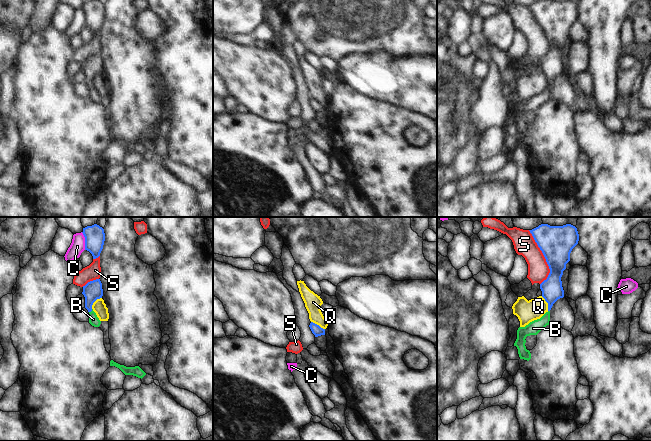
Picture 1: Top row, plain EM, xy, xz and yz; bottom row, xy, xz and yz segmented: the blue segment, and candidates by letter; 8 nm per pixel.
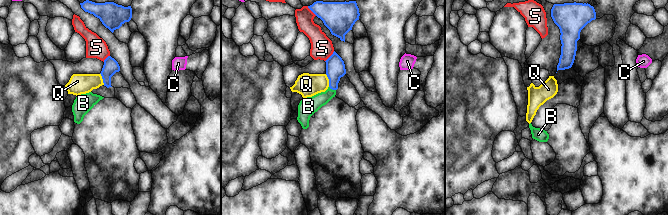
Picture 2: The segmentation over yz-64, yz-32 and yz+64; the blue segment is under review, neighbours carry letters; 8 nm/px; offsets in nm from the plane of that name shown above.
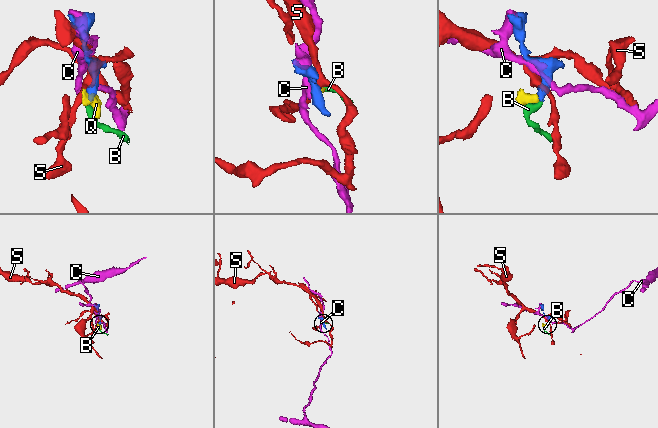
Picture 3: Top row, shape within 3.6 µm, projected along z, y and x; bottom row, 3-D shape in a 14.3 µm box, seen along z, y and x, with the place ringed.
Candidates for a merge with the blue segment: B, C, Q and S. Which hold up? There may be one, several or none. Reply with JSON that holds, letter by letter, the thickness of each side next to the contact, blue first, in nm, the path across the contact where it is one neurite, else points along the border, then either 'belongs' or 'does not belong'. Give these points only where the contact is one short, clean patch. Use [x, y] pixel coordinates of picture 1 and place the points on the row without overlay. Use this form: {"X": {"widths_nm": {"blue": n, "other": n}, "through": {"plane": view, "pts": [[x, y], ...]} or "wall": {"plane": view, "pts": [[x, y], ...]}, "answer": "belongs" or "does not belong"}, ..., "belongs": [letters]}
{"B": {"widths_nm": {"blue": 150, "other": 80}, "through": {"plane": "xy", "pts": [[92, 67], [89, 76], [90, 87], [93, 95]]}, "answer": "belongs"}, "C": {"widths_nm": {"blue": 160, "other": 120}, "answer": "does not belong"}, "Q": {"widths_nm": {"blue": 170, "other": 180}, "wall": {"plane": "yz", "pts": [[541, 72], [547, 79], [548, 86]]}, "answer": "does not belong"}, "S": {"widths_nm": {"blue": 280, "other": 180}, "answer": "does not belong"}, "belongs": ["B"]}

